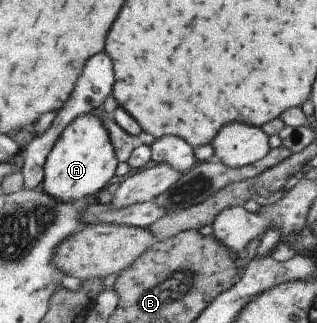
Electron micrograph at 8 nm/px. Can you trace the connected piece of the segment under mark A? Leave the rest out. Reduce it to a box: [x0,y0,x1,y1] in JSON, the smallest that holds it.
[42,114,118,204]

